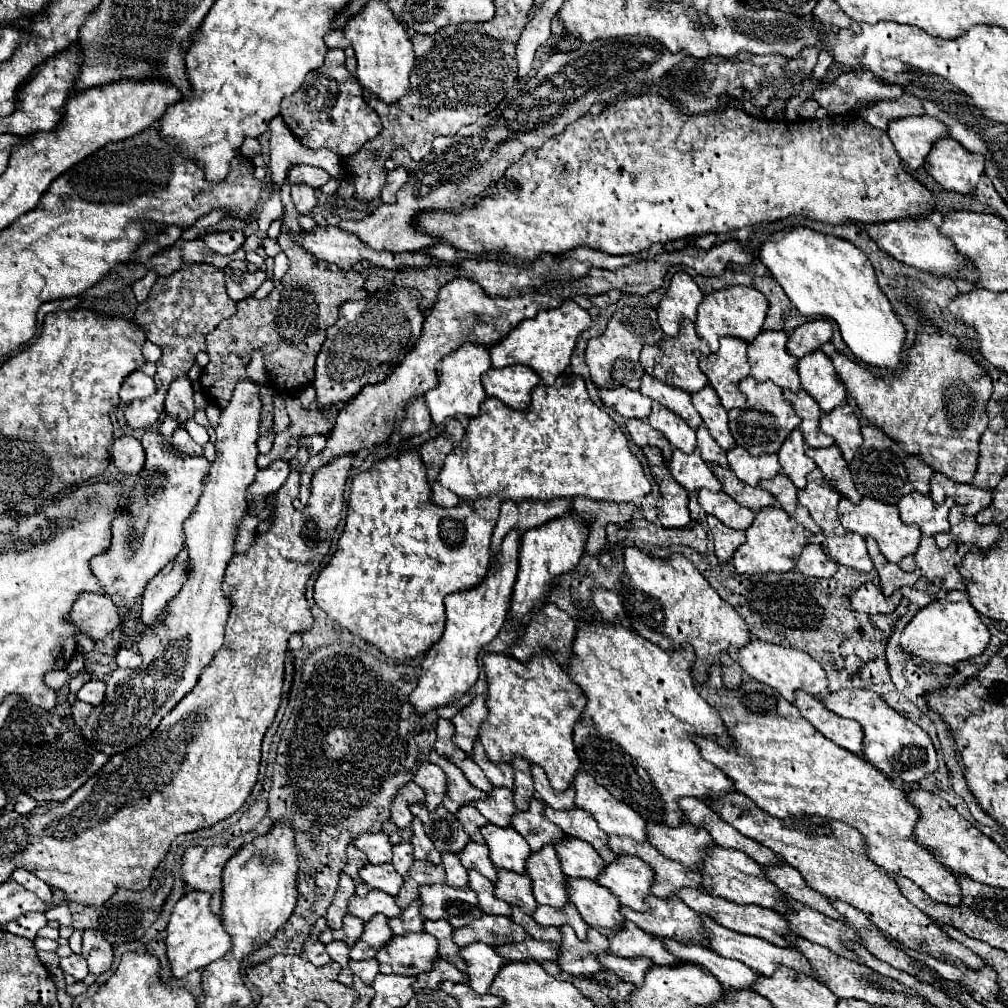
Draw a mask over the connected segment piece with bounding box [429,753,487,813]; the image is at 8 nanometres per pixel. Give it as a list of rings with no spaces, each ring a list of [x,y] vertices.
[[[431,753],[431,755],[429,755],[429,761],[435,763],[435,765],[439,765],[439,767],[445,771],[447,779],[449,779],[449,791],[447,791],[447,795],[445,795],[443,805],[445,805],[451,813],[457,813],[459,807],[463,807],[463,805],[475,803],[475,801],[479,801],[479,799],[487,799],[487,797],[485,797],[487,793],[483,793],[483,791],[479,791],[477,787],[469,785],[467,777],[465,777],[465,775],[457,769],[457,765],[453,765],[449,759],[445,759],[445,757],[437,755],[437,753]]]

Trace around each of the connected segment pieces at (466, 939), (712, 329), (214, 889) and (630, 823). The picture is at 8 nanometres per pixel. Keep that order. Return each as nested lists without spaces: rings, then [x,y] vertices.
[[[485,915],[473,925],[465,925],[465,929],[455,929],[453,931],[453,941],[459,947],[467,947],[471,943],[487,943],[491,947],[499,947],[505,943],[517,943],[527,937],[525,929],[521,925],[515,925],[509,921],[509,917],[501,915]]]
[[[727,287],[715,293],[709,293],[703,303],[699,305],[697,321],[695,321],[695,331],[701,339],[705,339],[711,347],[713,353],[719,351],[719,339],[721,337],[739,337],[747,343],[751,343],[763,329],[763,321],[767,315],[767,299],[753,287]]]
[[[213,845],[207,849],[189,847],[183,855],[183,881],[191,889],[213,893],[211,909],[213,913],[221,913],[223,905],[223,867],[231,855],[235,855],[241,847],[231,845]]]
[[[579,771],[573,785],[577,789],[575,805],[589,811],[597,819],[601,831],[607,835],[629,837],[637,843],[649,841],[647,821],[623,801],[615,801],[605,787],[593,781],[593,777]]]

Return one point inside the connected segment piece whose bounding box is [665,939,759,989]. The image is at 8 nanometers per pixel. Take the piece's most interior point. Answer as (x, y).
(733, 974)

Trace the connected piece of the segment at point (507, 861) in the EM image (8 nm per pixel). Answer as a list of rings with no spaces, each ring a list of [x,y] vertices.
[[[485,825],[481,835],[489,847],[491,861],[499,869],[509,869],[513,873],[527,871],[527,859],[531,857],[529,843],[513,829],[501,829],[497,825]]]

